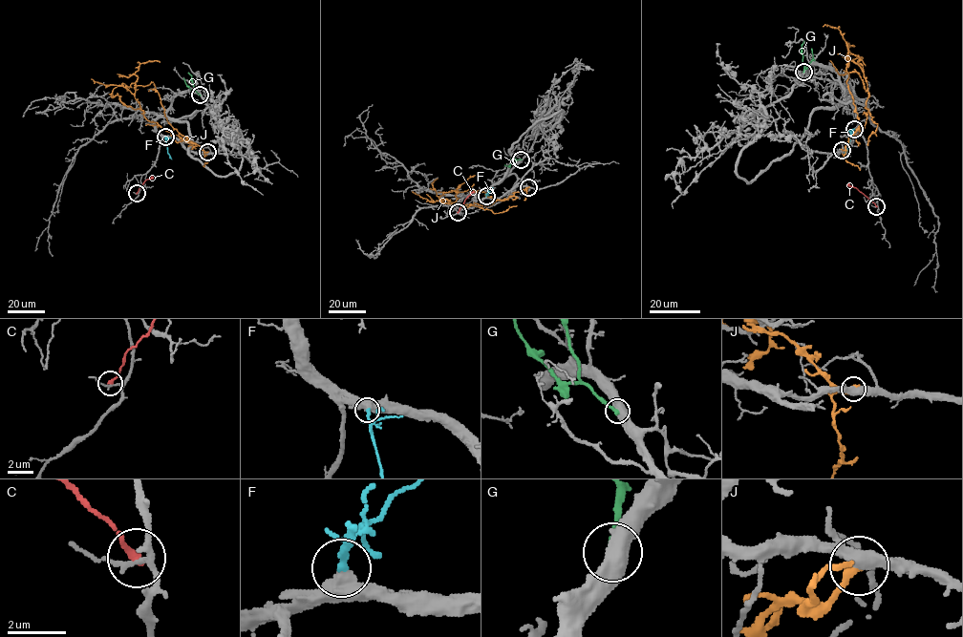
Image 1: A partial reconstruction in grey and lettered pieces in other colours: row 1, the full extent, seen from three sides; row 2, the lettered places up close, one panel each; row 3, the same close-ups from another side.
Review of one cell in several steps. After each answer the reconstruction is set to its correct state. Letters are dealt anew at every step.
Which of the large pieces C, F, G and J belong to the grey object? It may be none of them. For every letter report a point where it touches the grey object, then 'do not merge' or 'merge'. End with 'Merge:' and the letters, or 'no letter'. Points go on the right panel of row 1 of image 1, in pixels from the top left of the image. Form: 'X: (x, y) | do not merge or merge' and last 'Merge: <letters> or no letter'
C: (876, 206) | do not merge
F: (854, 129) | merge
G: (803, 72) | do not merge
J: (842, 150) | do not merge
Merge: F

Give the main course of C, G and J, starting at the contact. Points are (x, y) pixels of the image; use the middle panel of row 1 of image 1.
C: (458, 212), (464, 200), (474, 192)
G: (521, 159), (509, 159)
J: (528, 187), (491, 204), (462, 206), (456, 203), (455, 195), (459, 192), (455, 190), (470, 177), (481, 173)

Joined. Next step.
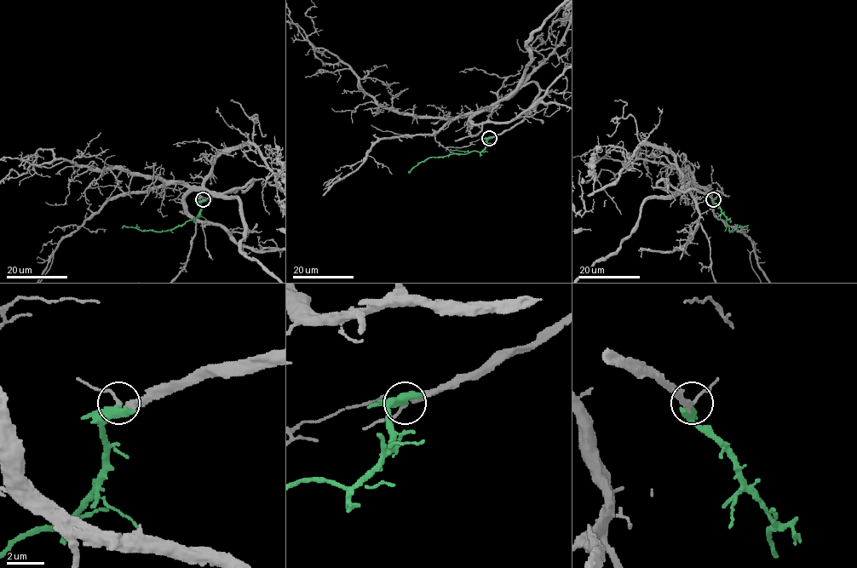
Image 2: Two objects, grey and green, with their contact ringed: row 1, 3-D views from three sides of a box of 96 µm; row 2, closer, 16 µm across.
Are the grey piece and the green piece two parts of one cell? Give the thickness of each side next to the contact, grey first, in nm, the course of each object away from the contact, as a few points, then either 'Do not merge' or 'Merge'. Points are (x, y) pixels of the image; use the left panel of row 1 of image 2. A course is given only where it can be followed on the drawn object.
Thickness 180 nm (grey) against 550 nm. Course of grey: (203, 199), (253, 180), (223, 193), (168, 184), (112, 196), (65, 237). Course of green: (203, 199), (200, 212), (194, 218), (169, 230), (141, 231), (123, 226), (122, 228). Merge

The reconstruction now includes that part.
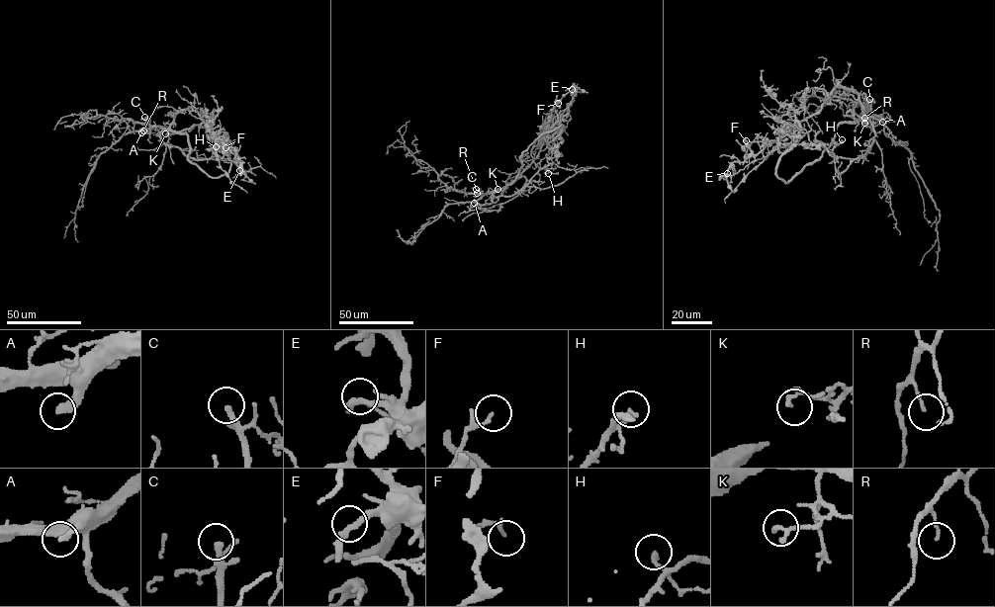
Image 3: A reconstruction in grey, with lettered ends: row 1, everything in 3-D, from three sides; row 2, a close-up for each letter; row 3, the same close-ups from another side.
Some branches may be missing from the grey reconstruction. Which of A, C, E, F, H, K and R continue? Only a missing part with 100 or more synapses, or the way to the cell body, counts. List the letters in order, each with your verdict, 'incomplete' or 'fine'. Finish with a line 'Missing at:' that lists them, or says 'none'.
A: incomplete
C: fine
E: fine
F: fine
H: fine
K: fine
R: fine
Missing at: A

